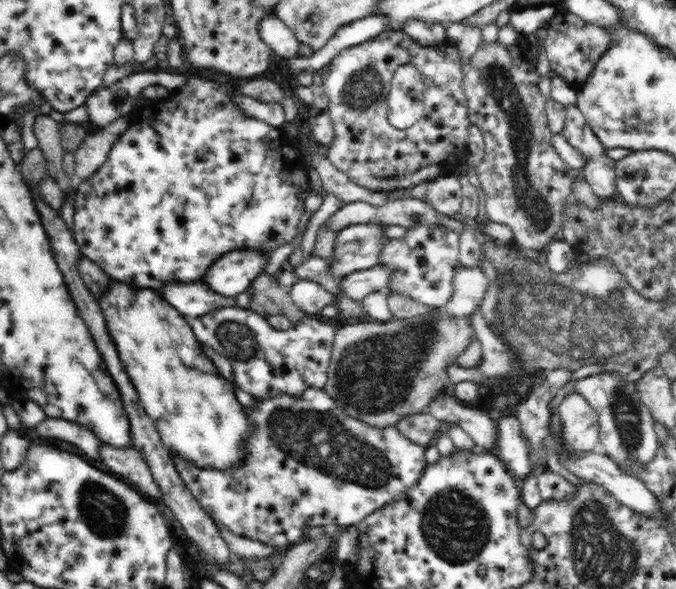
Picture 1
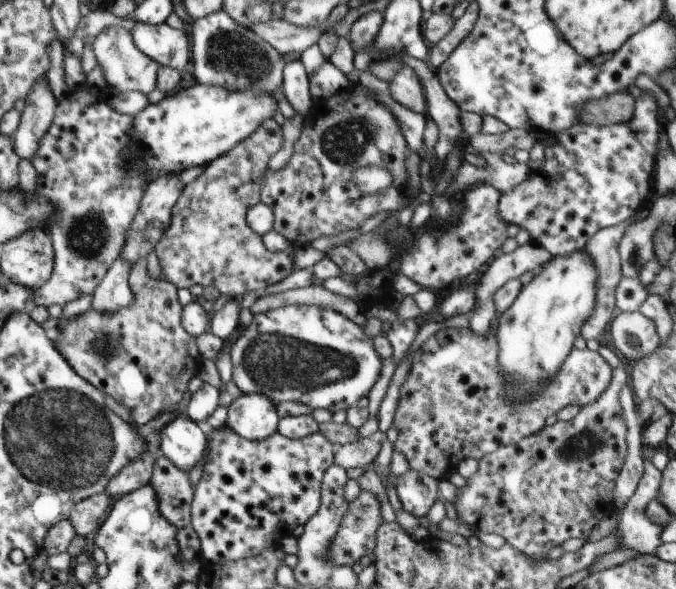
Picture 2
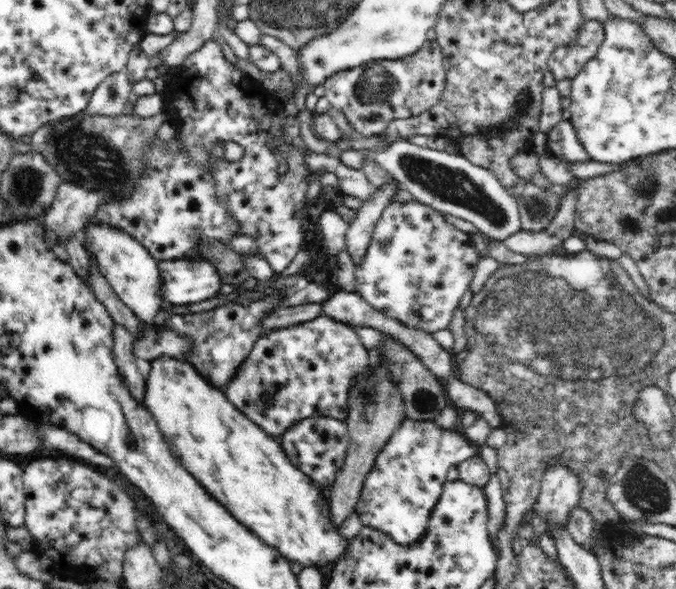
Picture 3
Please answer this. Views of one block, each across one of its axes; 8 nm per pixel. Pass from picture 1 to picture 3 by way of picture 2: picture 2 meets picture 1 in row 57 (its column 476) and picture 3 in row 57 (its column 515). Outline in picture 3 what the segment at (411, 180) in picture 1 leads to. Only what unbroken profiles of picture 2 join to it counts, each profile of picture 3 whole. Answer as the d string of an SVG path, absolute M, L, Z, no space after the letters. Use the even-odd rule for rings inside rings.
M427 41L414 54L394 60L370 61L366 65L335 72L323 82L325 90L323 96L328 98L331 106L344 113L356 133L370 137L384 132L388 122L394 117L410 118L418 116L440 102L442 92L444 92L444 82L446 82L446 69L444 69L443 60L442 50L437 42Z

